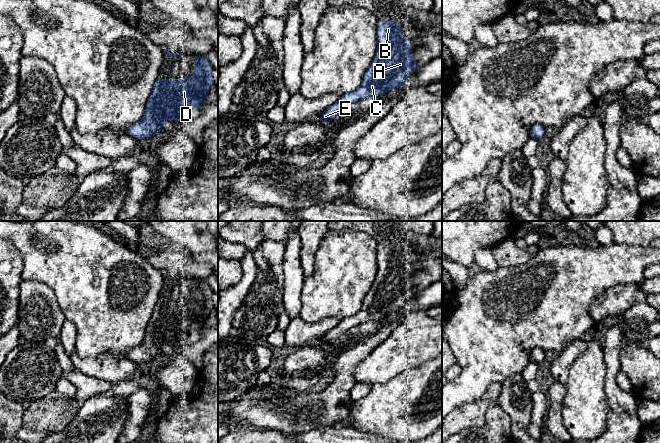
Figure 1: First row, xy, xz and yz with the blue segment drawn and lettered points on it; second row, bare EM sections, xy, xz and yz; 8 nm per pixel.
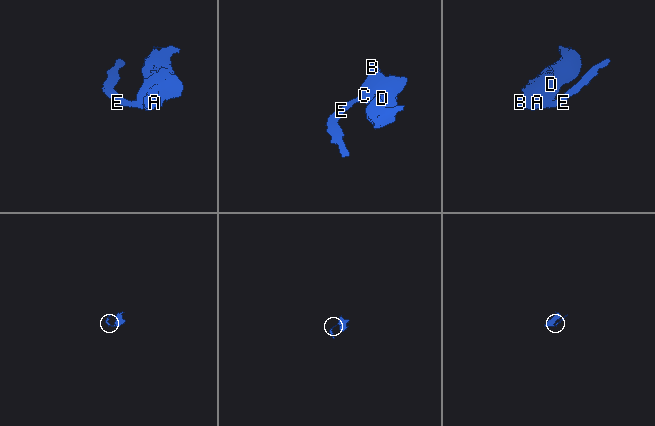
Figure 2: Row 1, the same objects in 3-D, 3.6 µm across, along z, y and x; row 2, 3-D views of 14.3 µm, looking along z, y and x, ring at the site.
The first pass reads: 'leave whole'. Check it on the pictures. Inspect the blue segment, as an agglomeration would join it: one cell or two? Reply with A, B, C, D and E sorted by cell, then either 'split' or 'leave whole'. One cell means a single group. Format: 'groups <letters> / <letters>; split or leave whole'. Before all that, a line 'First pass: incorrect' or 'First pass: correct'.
First pass: correct
groups A B C D E; leave whole

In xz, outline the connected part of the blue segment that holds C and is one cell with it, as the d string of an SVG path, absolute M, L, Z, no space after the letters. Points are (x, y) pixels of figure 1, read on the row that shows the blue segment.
M398 18L377 23L377 51L366 70L360 88L344 94L324 111L319 121L328 123L349 109L353 103L368 97L381 97L388 91L404 86L408 76L420 68L412 59L413 46L398 29Z

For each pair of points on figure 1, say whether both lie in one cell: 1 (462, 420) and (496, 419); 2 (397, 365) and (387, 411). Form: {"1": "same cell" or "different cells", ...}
{"1": "different cells", "2": "different cells"}

